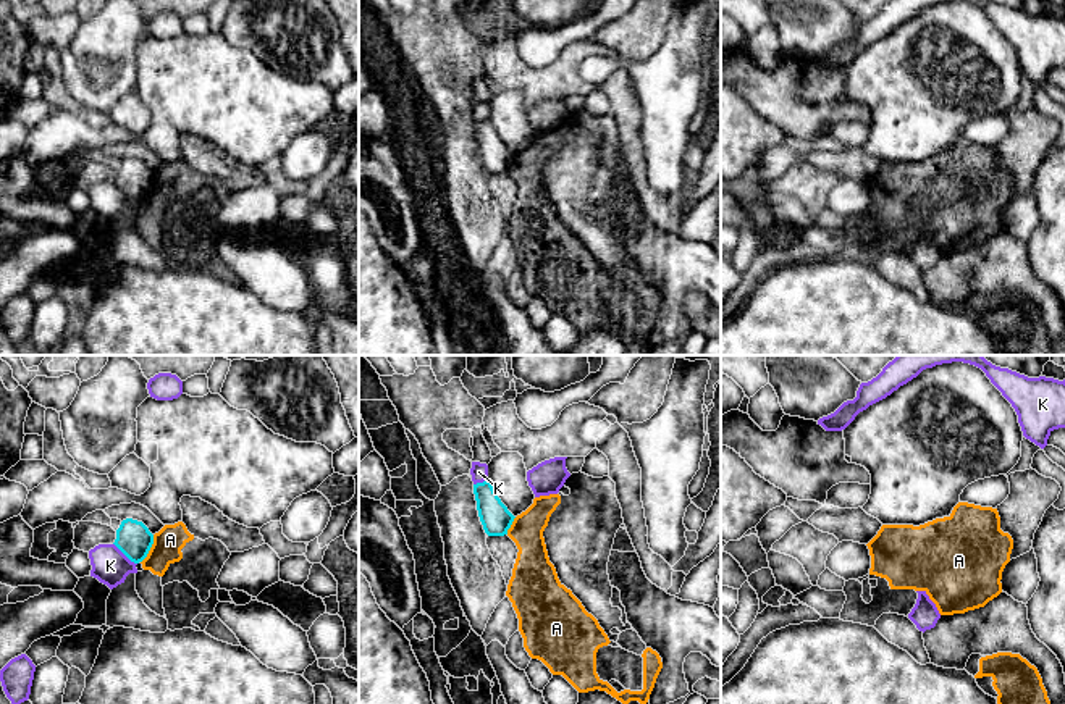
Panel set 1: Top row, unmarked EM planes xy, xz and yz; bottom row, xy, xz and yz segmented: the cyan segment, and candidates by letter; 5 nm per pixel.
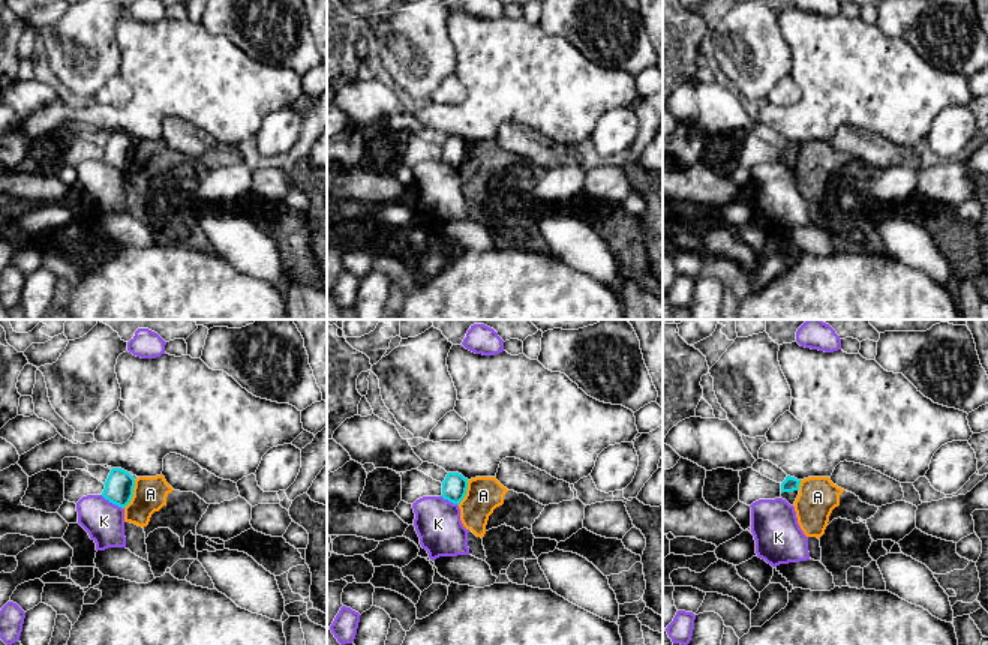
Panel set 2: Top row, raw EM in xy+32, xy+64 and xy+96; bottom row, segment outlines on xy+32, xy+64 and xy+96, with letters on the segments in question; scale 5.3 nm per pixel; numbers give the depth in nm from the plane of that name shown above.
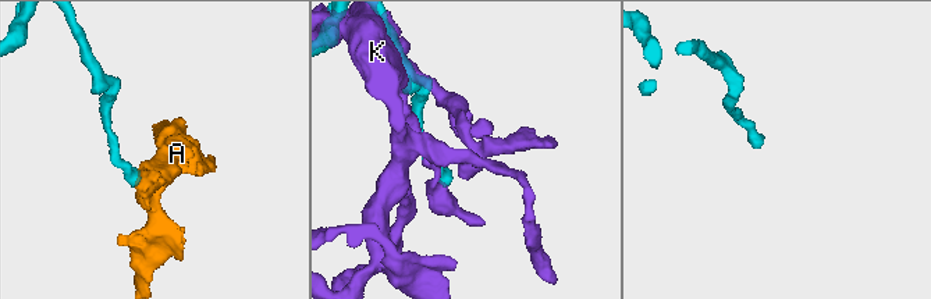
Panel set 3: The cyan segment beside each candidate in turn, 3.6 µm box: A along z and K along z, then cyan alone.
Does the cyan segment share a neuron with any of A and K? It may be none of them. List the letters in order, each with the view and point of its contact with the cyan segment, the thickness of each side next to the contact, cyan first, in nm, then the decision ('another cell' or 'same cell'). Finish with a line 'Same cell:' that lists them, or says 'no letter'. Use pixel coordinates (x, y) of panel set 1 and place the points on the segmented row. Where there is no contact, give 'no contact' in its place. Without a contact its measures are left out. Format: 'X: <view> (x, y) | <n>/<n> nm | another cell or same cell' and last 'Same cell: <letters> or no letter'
A: xy (149, 549) | 180/150 nm | another cell
K: xy (125, 554) | 180/180 nm | another cell
Same cell: no letter

